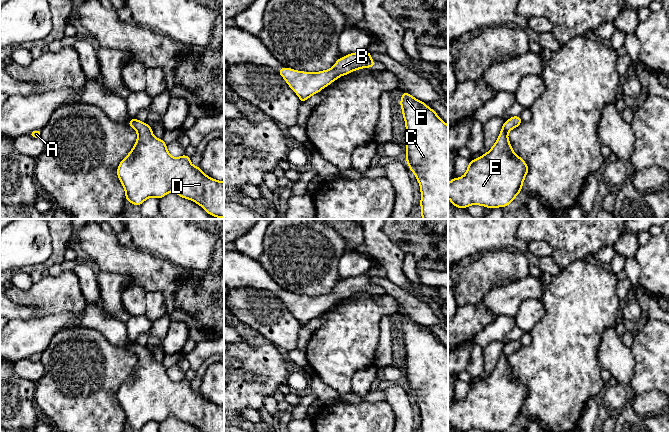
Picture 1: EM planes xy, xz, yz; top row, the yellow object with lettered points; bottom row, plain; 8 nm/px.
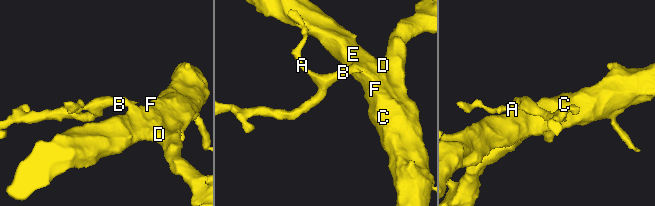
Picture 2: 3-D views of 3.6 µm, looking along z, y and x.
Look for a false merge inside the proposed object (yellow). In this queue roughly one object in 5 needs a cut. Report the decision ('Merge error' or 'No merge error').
No merge error

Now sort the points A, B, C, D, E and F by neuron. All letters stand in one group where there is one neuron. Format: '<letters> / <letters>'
A B C D E F

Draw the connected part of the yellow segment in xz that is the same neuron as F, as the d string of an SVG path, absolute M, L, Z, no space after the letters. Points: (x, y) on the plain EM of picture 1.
M402 317L406 385L420 409L421 432L448 432L448 349L424 326Z

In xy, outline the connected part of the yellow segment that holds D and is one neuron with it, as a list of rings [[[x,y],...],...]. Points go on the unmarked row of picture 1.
[[[131,341],[127,350],[133,351],[138,359],[133,373],[117,392],[117,400],[125,413],[127,425],[140,430],[150,421],[161,423],[166,418],[175,416],[182,422],[194,425],[202,432],[224,432],[224,405],[212,403],[204,398],[199,390],[191,388],[187,379],[172,381],[165,366],[153,359],[152,352],[147,347]]]

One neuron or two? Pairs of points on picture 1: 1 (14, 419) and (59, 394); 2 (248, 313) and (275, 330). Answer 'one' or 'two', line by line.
1: two
2: one

